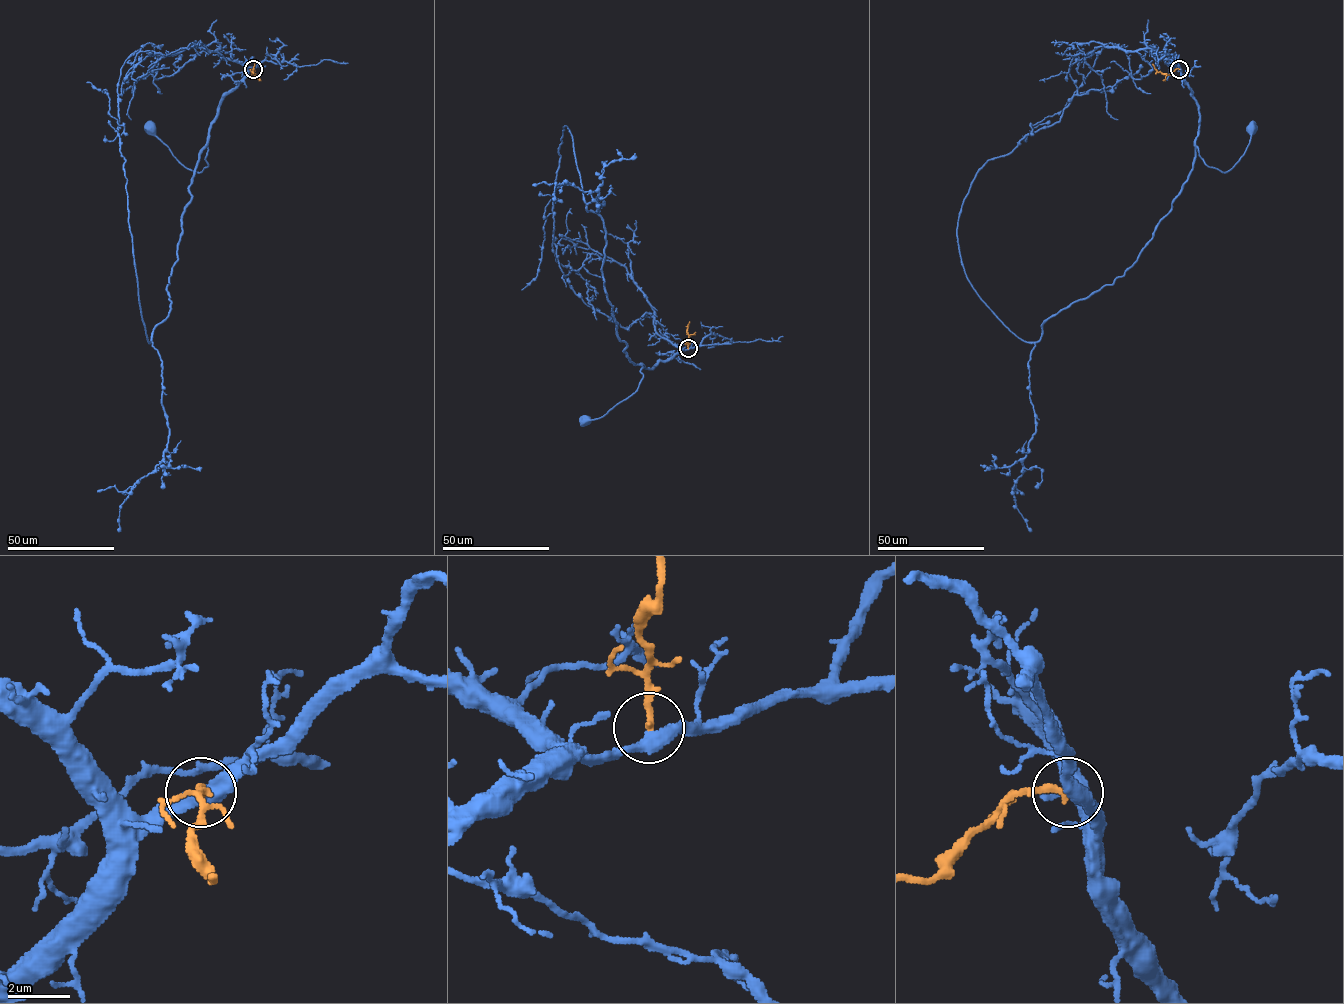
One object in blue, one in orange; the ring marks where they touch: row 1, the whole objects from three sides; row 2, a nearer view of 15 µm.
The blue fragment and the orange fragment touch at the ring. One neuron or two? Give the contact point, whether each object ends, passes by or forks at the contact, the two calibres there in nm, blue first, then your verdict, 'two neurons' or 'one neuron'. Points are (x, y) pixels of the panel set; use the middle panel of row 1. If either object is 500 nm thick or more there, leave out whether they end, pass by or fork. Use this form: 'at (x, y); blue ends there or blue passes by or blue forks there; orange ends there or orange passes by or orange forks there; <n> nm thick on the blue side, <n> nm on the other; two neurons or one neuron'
at (688, 348); blue passes by; orange ends there; 420 nm thick on the blue side, 240 nm on the other; one neuron

